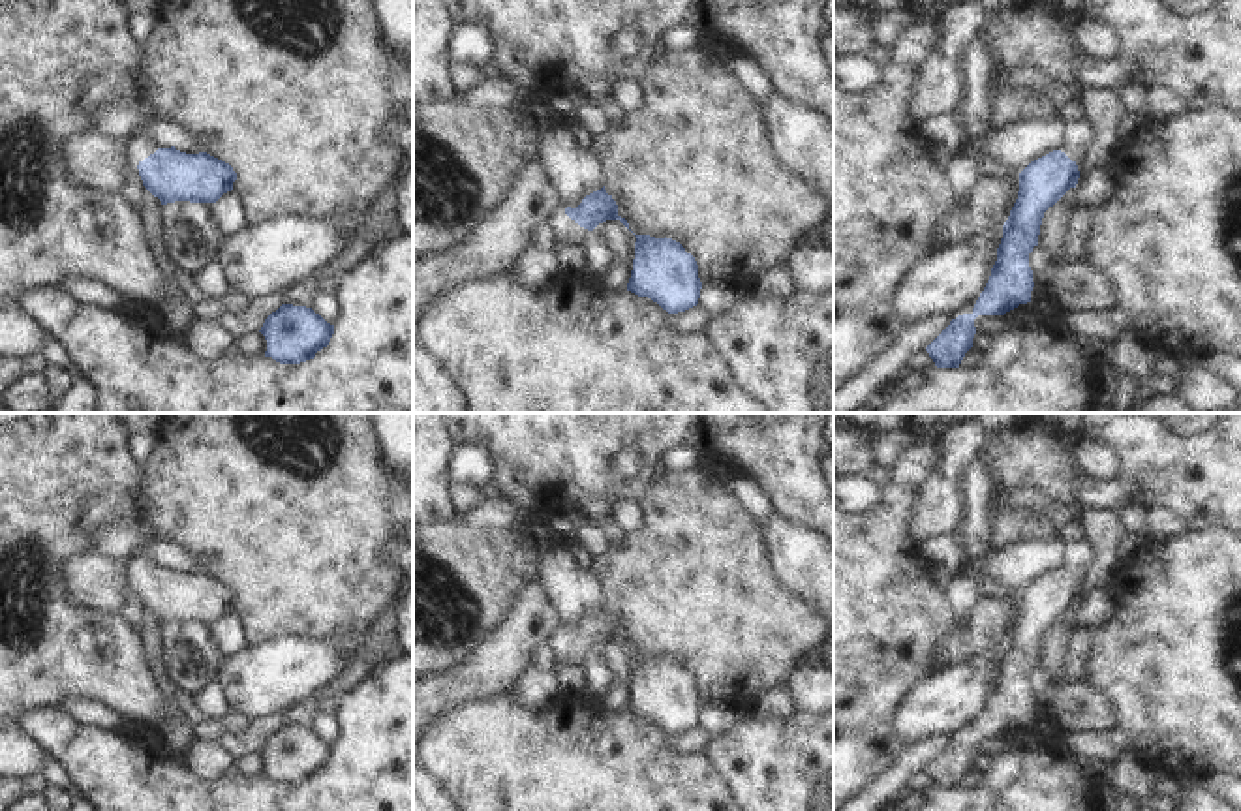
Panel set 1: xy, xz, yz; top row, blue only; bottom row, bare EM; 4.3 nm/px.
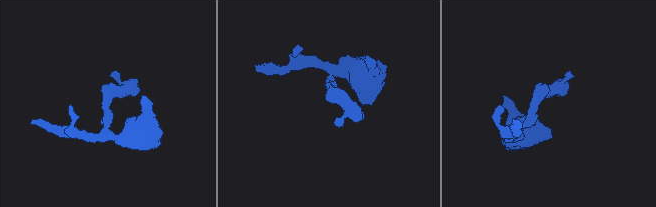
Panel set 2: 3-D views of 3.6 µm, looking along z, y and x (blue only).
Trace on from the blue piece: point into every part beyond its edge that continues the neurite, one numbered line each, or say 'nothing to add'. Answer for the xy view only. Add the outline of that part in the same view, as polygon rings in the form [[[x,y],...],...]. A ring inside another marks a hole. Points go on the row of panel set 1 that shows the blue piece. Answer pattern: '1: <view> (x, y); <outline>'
1: xy (141, 145); [[[145,128],[135,131],[130,139],[130,148],[135,158],[135,161],[143,161],[150,154],[154,154],[160,146],[145,133]]]

